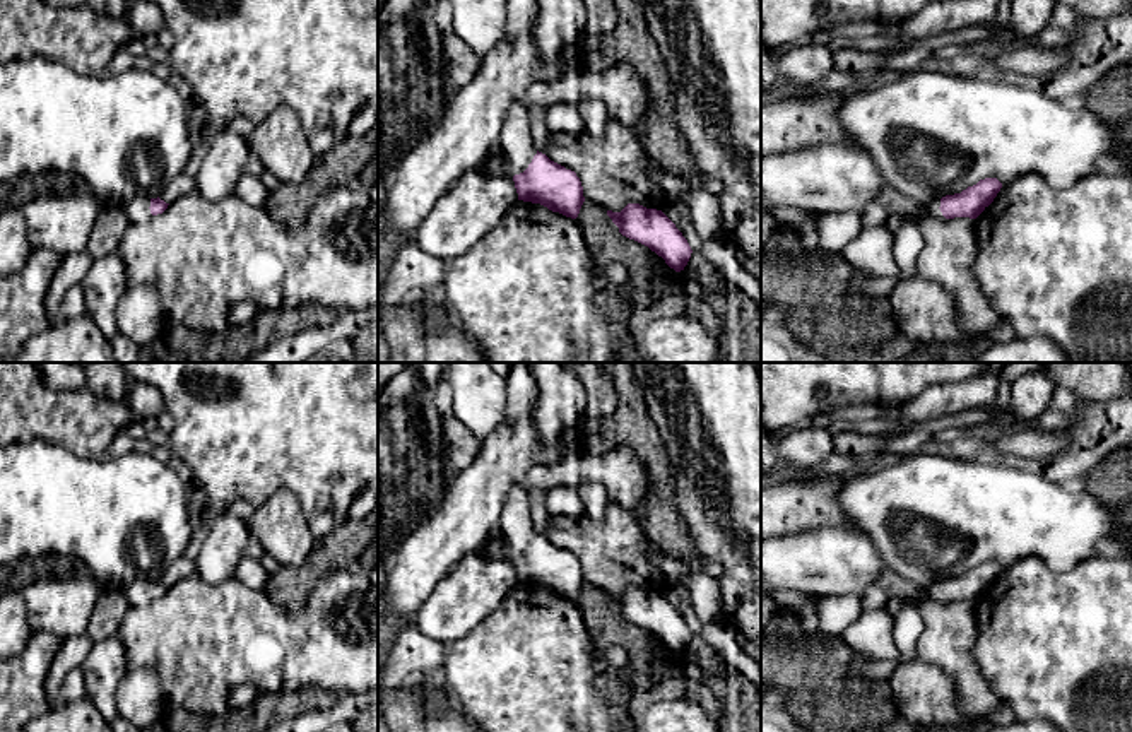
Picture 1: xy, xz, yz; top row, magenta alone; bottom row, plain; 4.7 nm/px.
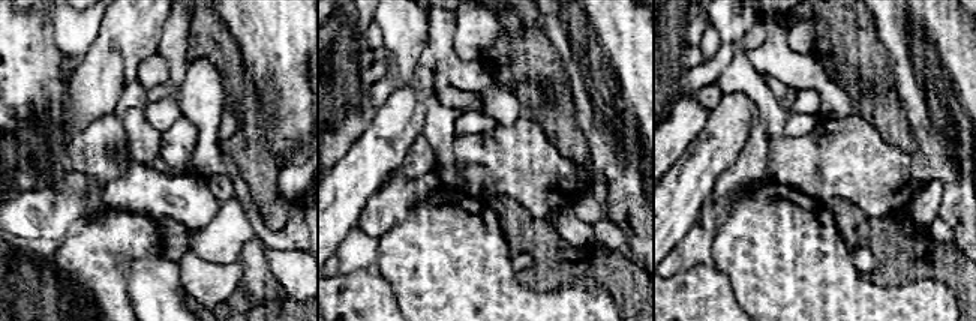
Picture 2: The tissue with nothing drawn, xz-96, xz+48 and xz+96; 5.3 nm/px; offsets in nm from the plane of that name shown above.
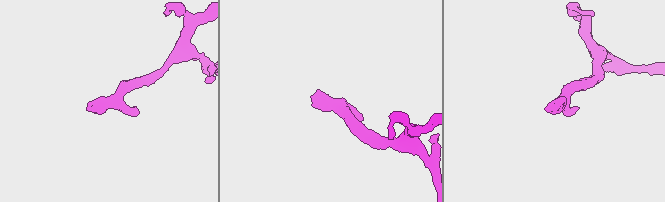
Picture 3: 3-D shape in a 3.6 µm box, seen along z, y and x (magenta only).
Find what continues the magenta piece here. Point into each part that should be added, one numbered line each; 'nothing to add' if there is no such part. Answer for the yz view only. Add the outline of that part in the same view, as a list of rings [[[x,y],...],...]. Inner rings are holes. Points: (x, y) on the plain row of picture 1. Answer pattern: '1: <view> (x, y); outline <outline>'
1: yz (931, 592); outline [[[934,581],[927,585],[918,595],[893,595],[887,599],[886,611],[893,616],[905,605],[915,605],[918,609],[927,600],[942,602],[944,599],[939,590],[940,581]]]

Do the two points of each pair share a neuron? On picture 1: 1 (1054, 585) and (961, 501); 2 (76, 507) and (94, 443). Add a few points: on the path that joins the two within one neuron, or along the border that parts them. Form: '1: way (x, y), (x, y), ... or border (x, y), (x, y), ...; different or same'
1: border (1002, 566), (1037, 556), (1047, 566), (1062, 572); different
2: border (53, 442), (82, 457), (105, 455); different

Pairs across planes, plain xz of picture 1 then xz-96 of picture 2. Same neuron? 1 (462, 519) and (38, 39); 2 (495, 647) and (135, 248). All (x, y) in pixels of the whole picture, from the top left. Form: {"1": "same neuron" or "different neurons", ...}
{"1": "different neurons", "2": "same neuron"}

